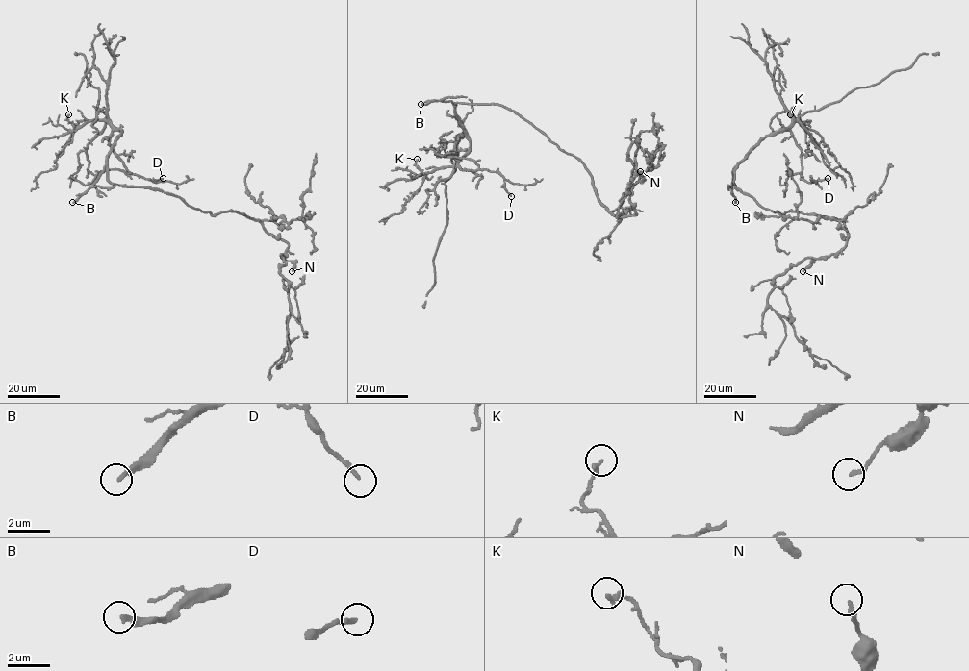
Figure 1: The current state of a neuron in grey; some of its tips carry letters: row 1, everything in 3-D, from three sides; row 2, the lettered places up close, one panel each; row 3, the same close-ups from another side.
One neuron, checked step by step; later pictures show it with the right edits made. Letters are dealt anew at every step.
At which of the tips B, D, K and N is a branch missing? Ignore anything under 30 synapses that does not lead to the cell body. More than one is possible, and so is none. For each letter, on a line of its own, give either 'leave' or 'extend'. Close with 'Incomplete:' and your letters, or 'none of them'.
B: extend
D: leave
K: leave
N: leave
Incomplete: B

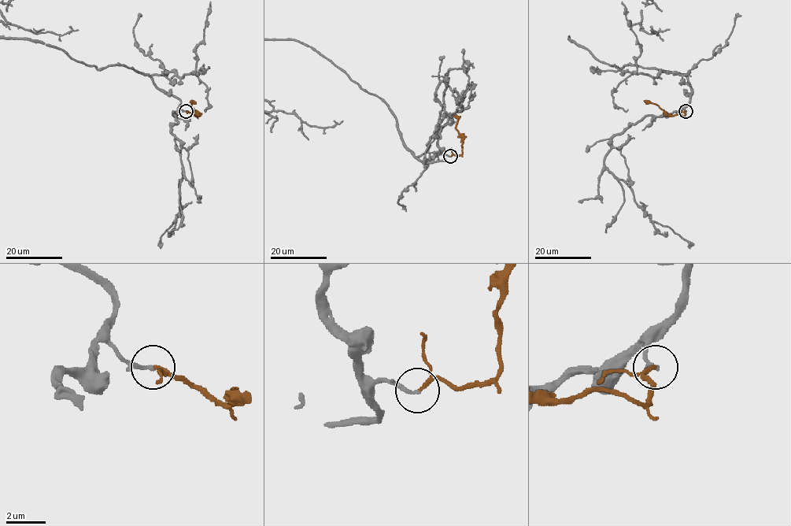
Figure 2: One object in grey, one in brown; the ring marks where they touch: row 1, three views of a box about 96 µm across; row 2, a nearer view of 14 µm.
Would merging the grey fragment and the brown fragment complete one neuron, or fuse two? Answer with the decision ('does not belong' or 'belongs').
belongs

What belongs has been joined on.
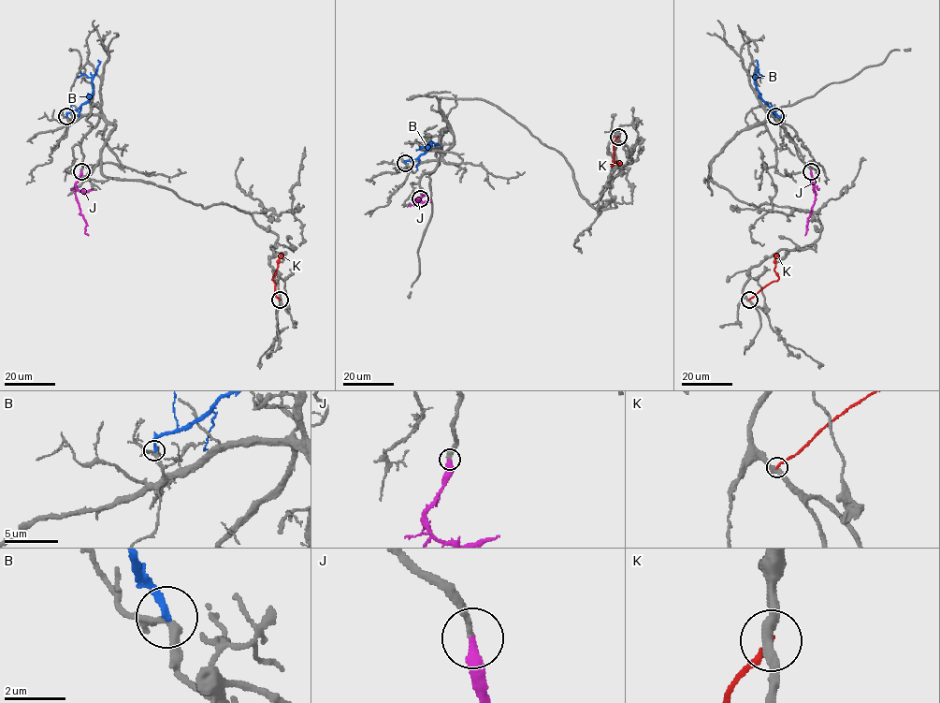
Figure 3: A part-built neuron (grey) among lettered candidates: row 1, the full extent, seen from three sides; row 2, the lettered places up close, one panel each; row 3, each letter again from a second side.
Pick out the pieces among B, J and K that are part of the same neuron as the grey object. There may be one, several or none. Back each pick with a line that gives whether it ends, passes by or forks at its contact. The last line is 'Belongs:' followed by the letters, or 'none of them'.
J: it ends
Belongs: J

